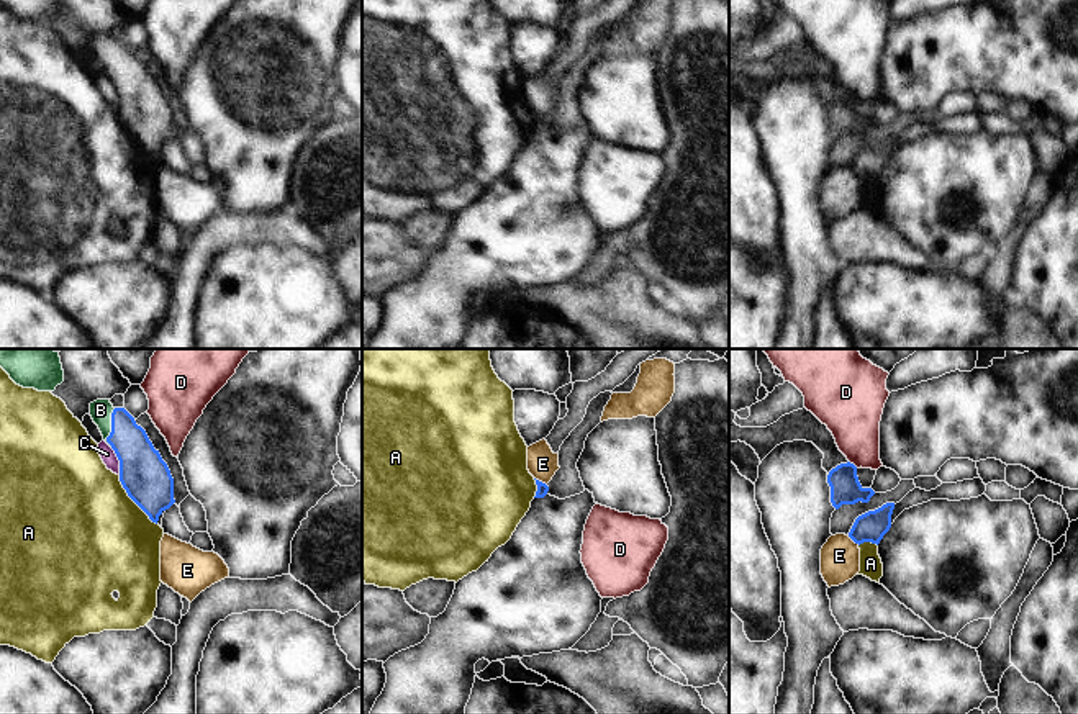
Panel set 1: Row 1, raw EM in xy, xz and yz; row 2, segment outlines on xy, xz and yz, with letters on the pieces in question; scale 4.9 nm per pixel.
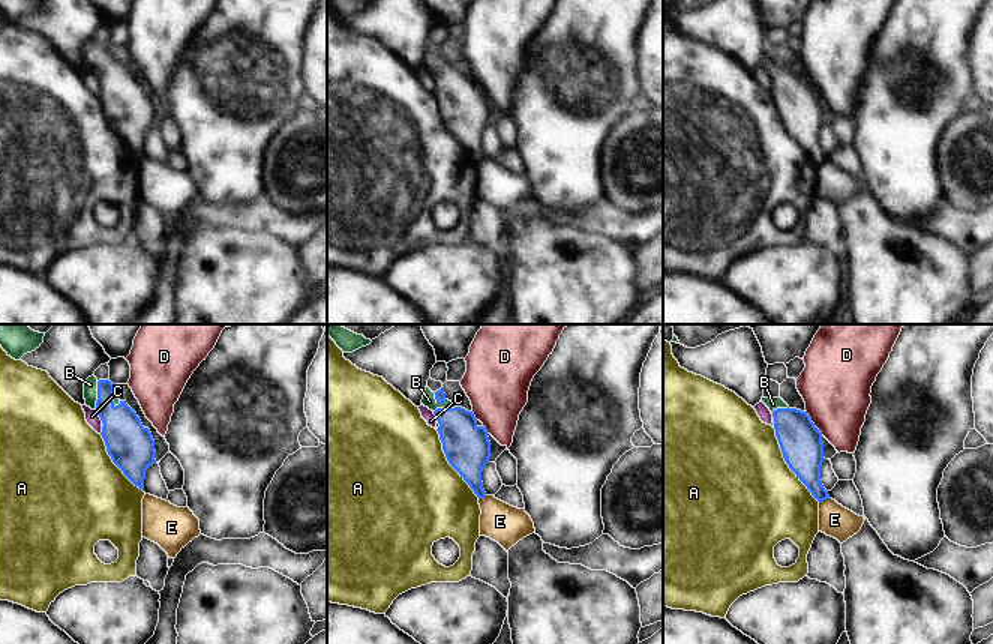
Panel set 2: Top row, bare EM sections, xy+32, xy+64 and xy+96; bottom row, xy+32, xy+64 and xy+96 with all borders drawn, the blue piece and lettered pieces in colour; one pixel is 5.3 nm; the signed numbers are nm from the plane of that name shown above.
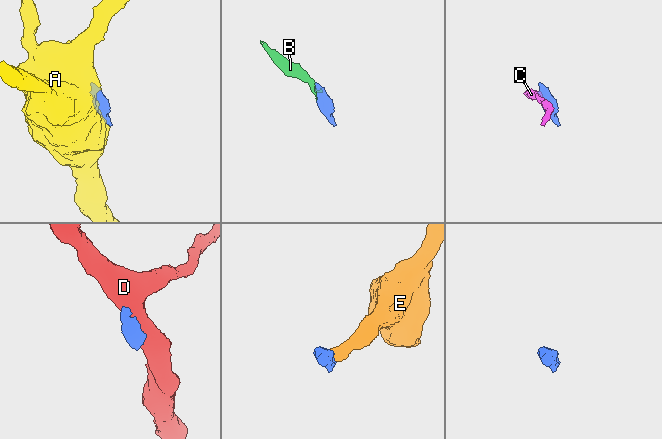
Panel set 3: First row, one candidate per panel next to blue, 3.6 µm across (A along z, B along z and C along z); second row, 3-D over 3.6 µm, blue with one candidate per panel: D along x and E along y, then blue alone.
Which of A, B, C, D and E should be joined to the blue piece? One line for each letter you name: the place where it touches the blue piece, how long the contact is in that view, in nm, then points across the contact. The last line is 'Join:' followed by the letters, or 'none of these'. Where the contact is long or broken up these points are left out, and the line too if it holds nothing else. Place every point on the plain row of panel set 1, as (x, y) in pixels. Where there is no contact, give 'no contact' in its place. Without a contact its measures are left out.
B: xy (112, 61) | 190 nm | across xy (141, 102), (136, 85), (112, 61), (100, 43)
Join: B

